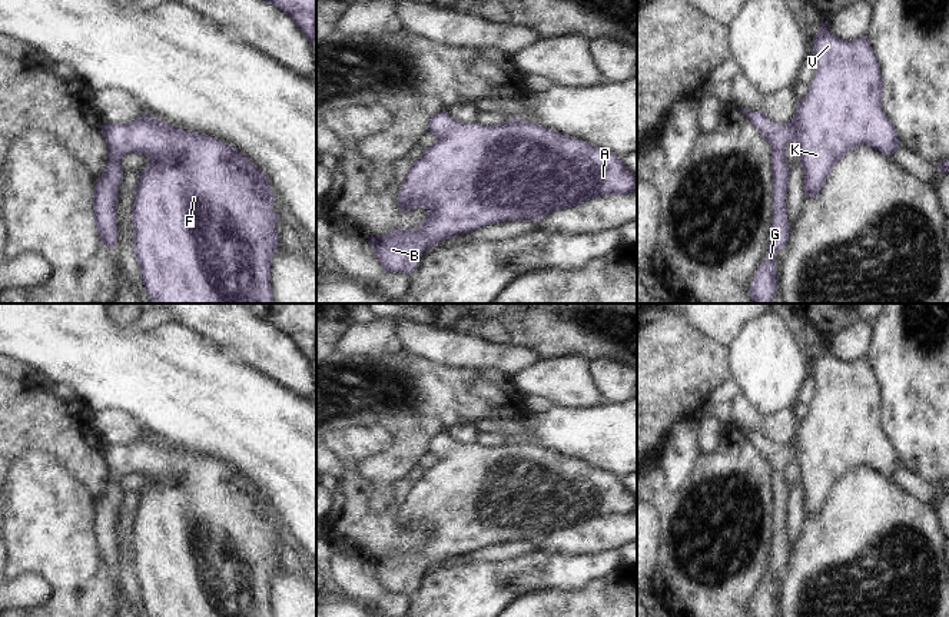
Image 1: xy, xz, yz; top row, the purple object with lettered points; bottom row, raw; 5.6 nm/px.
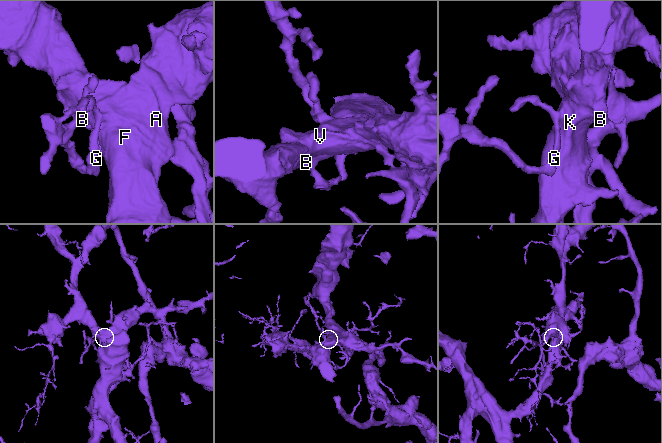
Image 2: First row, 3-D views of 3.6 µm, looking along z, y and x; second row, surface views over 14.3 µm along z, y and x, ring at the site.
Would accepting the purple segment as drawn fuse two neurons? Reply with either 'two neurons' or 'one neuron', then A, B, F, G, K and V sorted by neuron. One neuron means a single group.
one neuron; groups A B F G K V

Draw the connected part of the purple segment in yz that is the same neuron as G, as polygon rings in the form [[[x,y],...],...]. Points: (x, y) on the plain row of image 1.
[[[824,342],[816,354],[813,375],[816,395],[787,444],[772,444],[761,429],[741,429],[772,468],[770,565],[749,607],[750,617],[776,616],[776,575],[787,565],[792,551],[786,530],[790,495],[786,467],[792,461],[800,467],[807,518],[819,517],[832,488],[849,471],[867,467],[892,477],[900,467],[895,447],[880,425],[883,399],[867,358],[846,362],[832,355]]]

